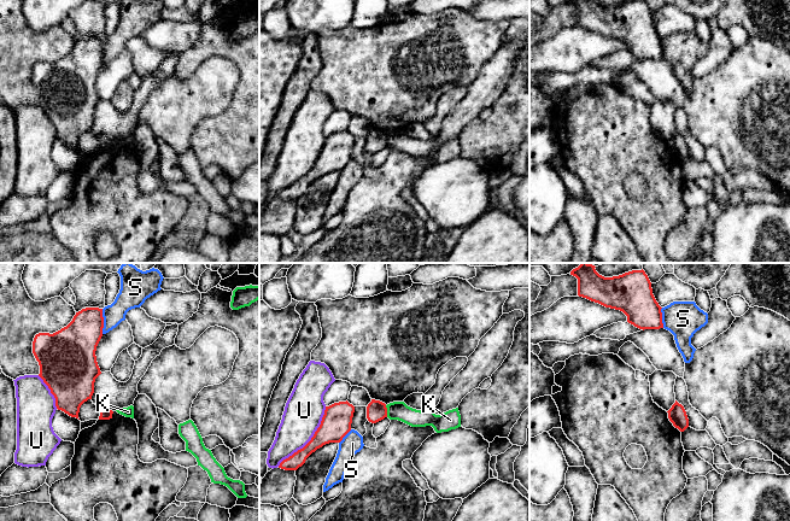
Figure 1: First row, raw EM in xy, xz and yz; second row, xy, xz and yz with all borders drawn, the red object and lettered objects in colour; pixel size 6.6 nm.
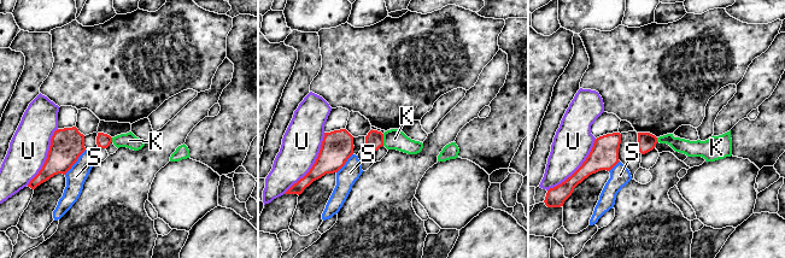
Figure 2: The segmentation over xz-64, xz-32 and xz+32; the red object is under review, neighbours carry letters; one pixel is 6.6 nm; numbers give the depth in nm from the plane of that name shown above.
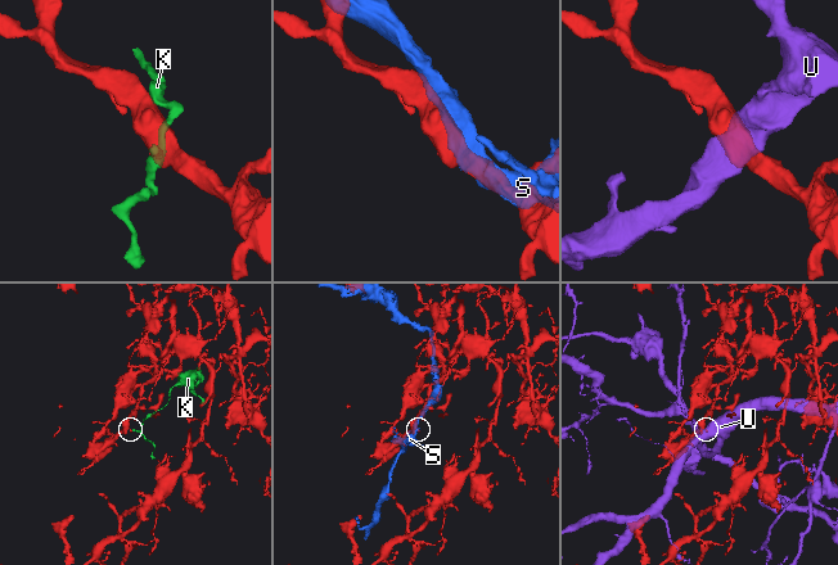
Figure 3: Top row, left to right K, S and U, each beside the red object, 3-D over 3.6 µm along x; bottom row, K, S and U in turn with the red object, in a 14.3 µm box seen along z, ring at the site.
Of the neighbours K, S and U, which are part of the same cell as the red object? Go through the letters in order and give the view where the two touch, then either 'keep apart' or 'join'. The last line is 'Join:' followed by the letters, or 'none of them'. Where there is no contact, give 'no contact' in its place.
K: contact in xz; keep apart
S: contact in xy; keep apart
U: contact in xz; keep apart
Join: none of them

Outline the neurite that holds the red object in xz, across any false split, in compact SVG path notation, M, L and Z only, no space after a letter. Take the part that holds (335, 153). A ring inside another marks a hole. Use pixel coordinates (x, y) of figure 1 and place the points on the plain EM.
M347 130L326 136L321 154L311 170L303 178L283 189L279 198L285 200L297 200L317 178L329 172L340 172L351 160L353 142L355 136Z

